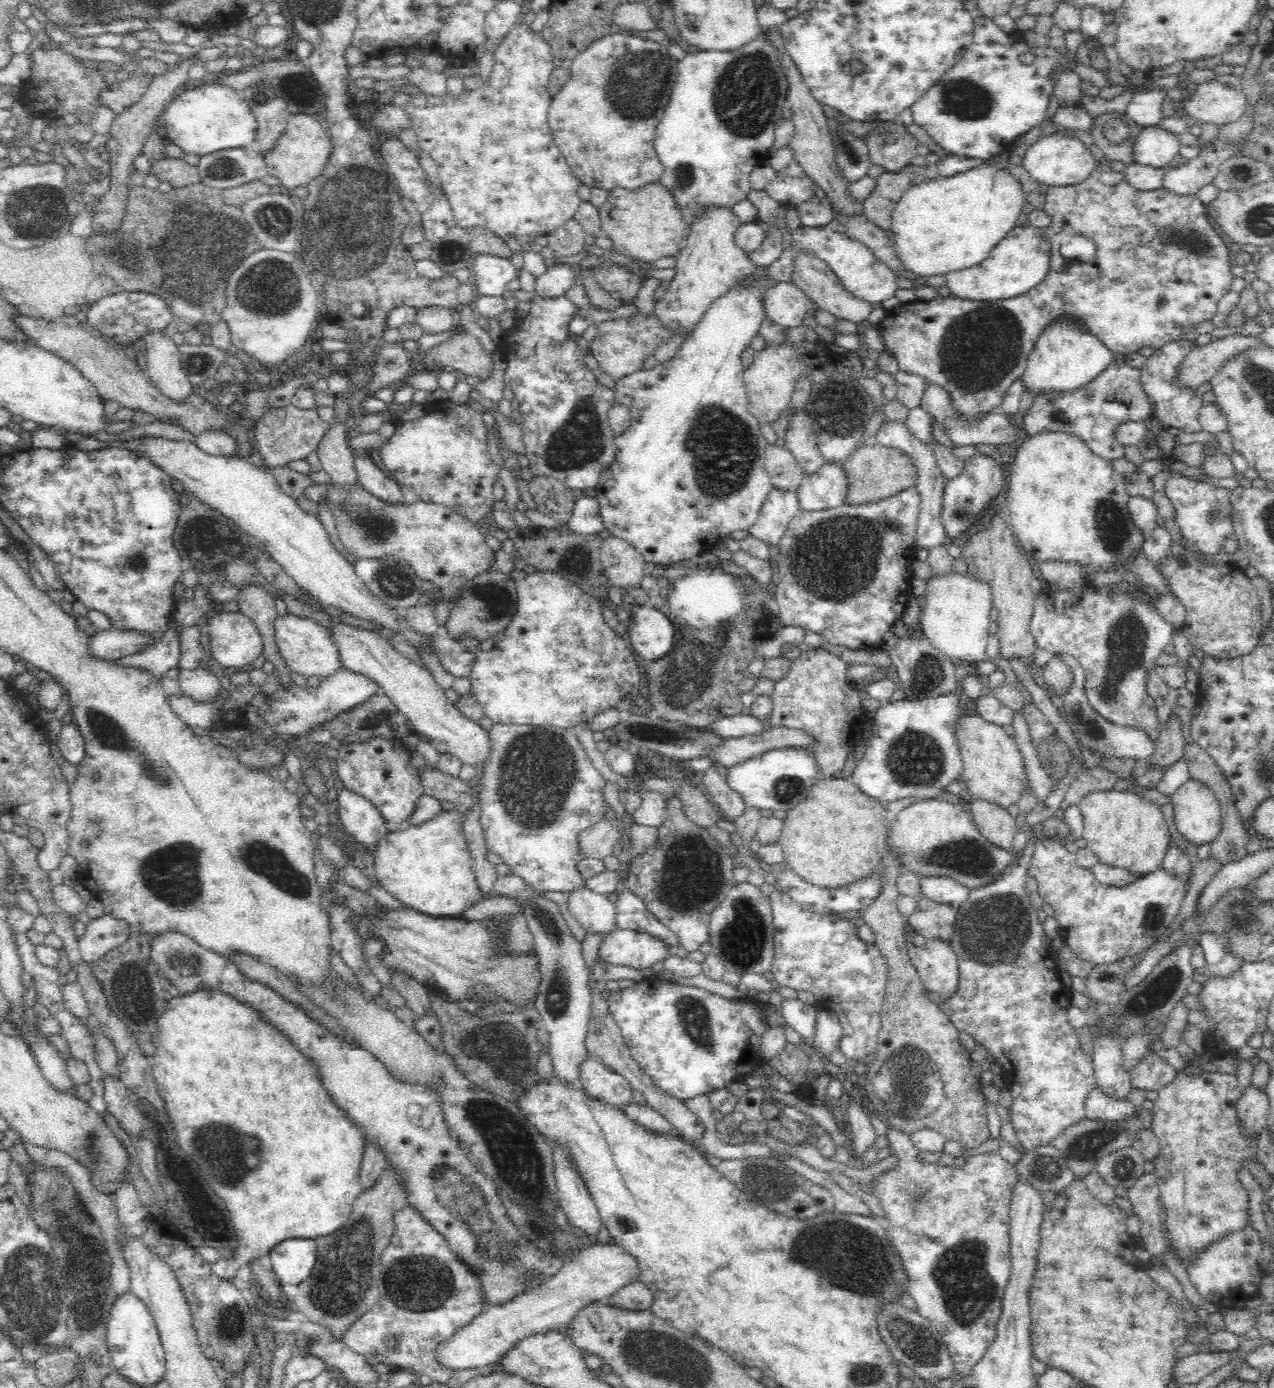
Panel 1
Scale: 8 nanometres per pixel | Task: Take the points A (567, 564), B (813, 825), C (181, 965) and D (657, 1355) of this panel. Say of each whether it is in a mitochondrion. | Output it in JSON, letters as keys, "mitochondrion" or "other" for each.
{"A":"other","B":"other","C":"mitochondrion","D":"mitochondrion"}

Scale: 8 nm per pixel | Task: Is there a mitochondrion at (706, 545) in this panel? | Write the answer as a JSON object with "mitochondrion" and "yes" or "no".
{"mitochondrion":"no"}

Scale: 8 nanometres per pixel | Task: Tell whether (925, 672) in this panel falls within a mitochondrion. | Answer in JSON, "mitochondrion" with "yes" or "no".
{"mitochondrion":"yes"}

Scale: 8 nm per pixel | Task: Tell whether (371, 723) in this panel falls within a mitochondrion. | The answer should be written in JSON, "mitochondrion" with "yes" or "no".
{"mitochondrion":"no"}

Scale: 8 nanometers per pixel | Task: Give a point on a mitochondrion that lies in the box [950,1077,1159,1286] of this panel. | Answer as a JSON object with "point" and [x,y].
{"point":[1091,1141]}

